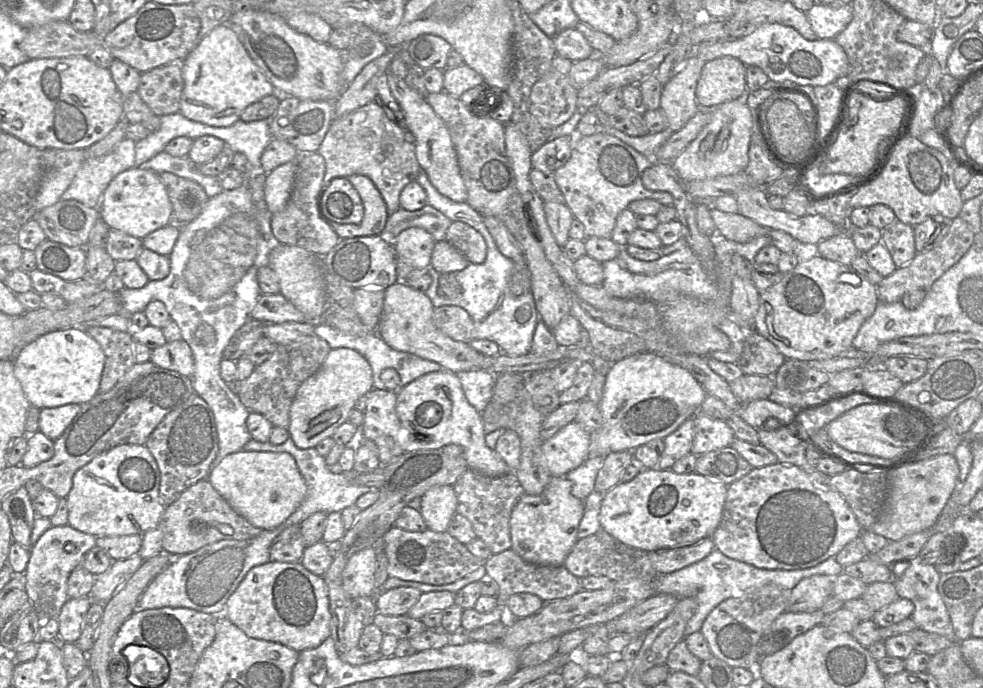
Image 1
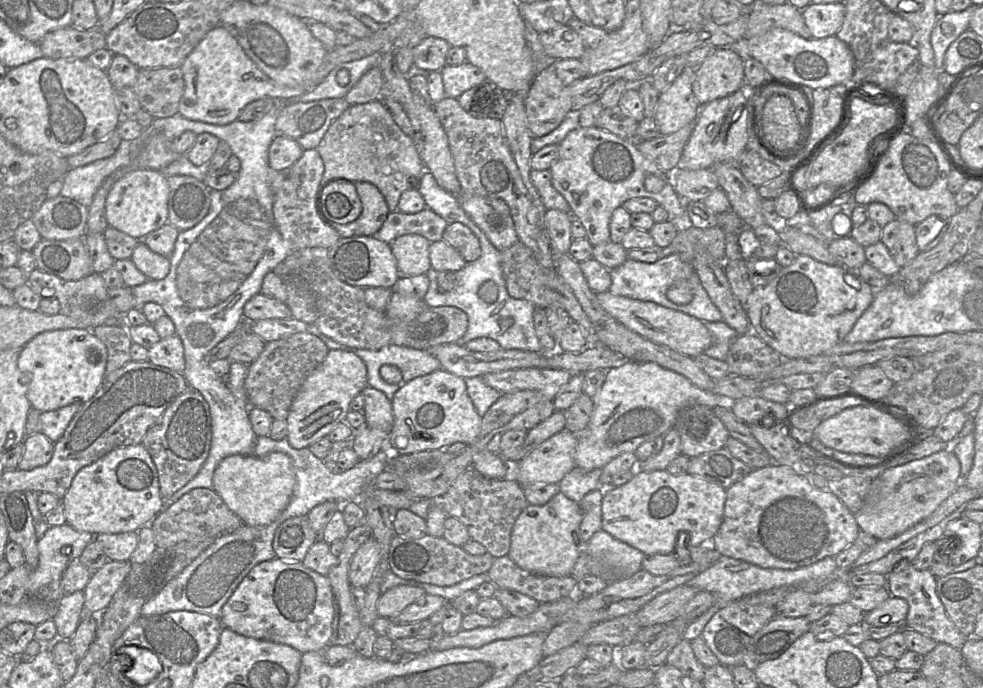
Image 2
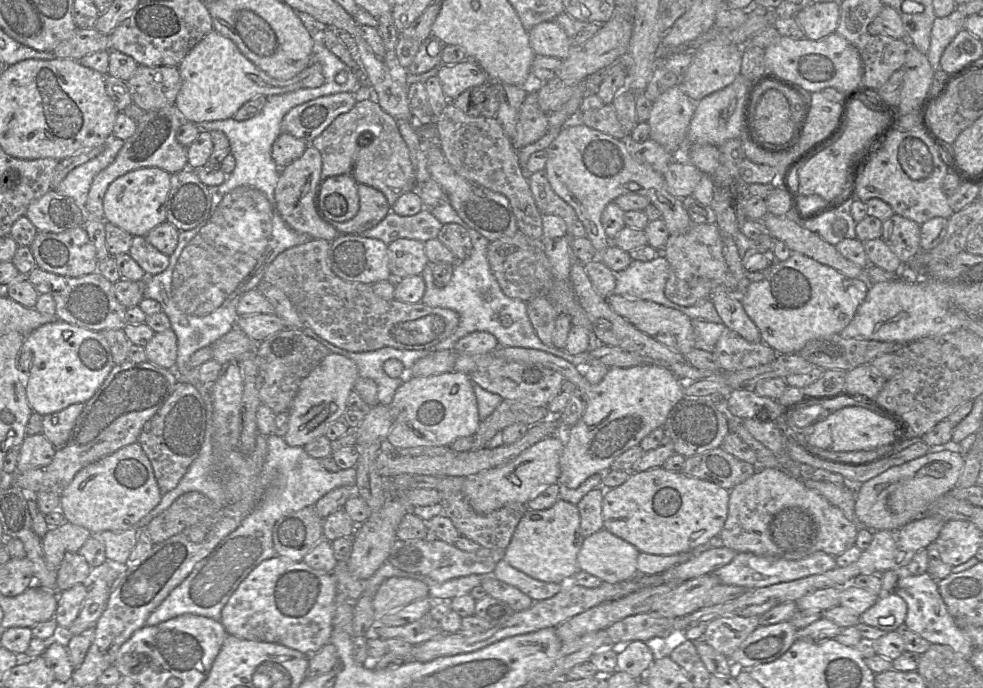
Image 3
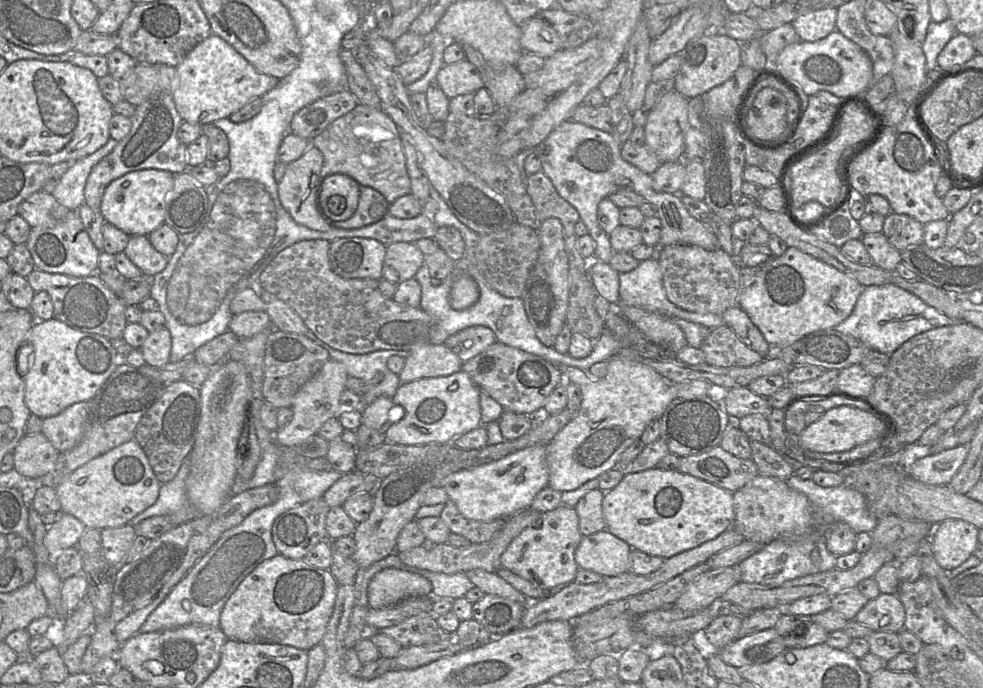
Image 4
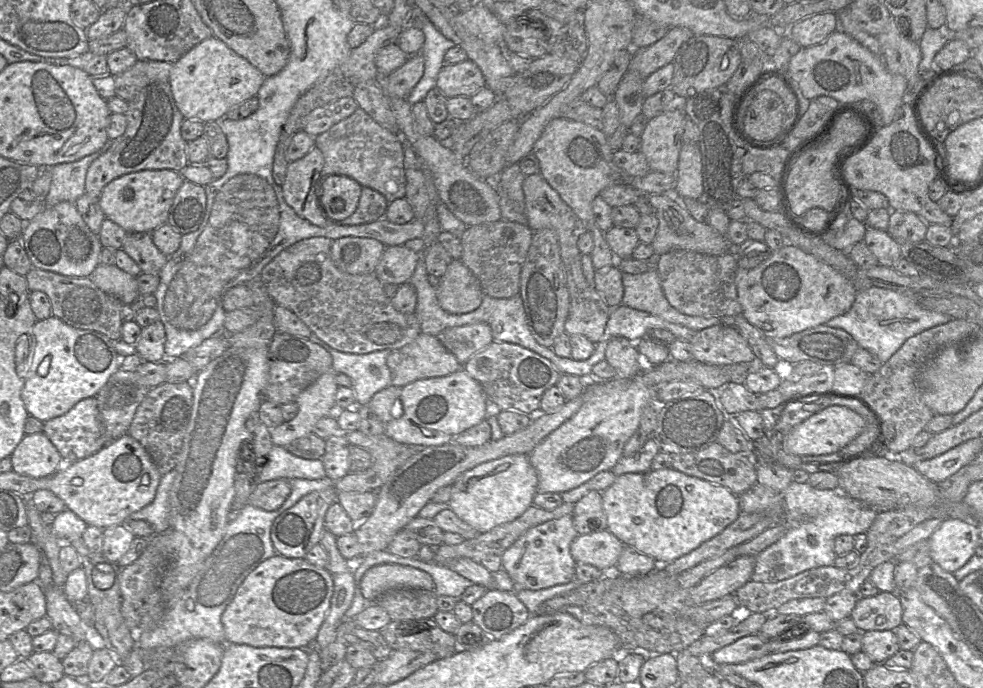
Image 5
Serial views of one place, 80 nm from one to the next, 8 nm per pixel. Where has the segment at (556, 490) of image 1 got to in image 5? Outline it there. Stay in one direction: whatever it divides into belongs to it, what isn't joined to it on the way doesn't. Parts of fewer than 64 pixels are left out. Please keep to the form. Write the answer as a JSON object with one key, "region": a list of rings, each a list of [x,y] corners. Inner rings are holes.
{"region":[[[566,515],[559,519],[547,521],[529,529],[520,536],[504,551],[501,557],[502,568],[515,584],[515,590],[541,590],[575,580],[576,562],[570,554],[570,545],[577,536],[578,534],[573,527],[572,515]]]}

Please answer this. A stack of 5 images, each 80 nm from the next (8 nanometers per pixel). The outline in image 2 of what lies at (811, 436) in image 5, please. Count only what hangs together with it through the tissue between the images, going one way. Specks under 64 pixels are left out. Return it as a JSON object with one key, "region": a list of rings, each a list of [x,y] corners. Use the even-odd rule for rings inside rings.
{"region":[[[863,404],[846,408],[821,422],[814,430],[813,436],[823,445],[837,451],[883,457],[908,437],[908,430],[889,414]]]}

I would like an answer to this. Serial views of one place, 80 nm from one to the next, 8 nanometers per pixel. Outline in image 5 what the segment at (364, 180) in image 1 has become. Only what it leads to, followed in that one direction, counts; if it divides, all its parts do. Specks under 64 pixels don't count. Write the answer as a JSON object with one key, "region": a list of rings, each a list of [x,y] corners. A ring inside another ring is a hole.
{"region":[[[362,187],[358,207],[348,218],[341,221],[330,221],[338,226],[352,226],[375,222],[385,216],[389,202],[376,190]]]}

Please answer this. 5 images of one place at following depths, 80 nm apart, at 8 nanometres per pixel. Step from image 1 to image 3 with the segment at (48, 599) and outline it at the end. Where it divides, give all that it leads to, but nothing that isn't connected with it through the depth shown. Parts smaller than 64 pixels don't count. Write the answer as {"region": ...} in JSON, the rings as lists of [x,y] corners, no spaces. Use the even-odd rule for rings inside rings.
{"region":[[[67,521],[57,527],[48,527],[41,542],[48,568],[57,570],[65,553],[77,553],[91,535],[88,529]]]}

